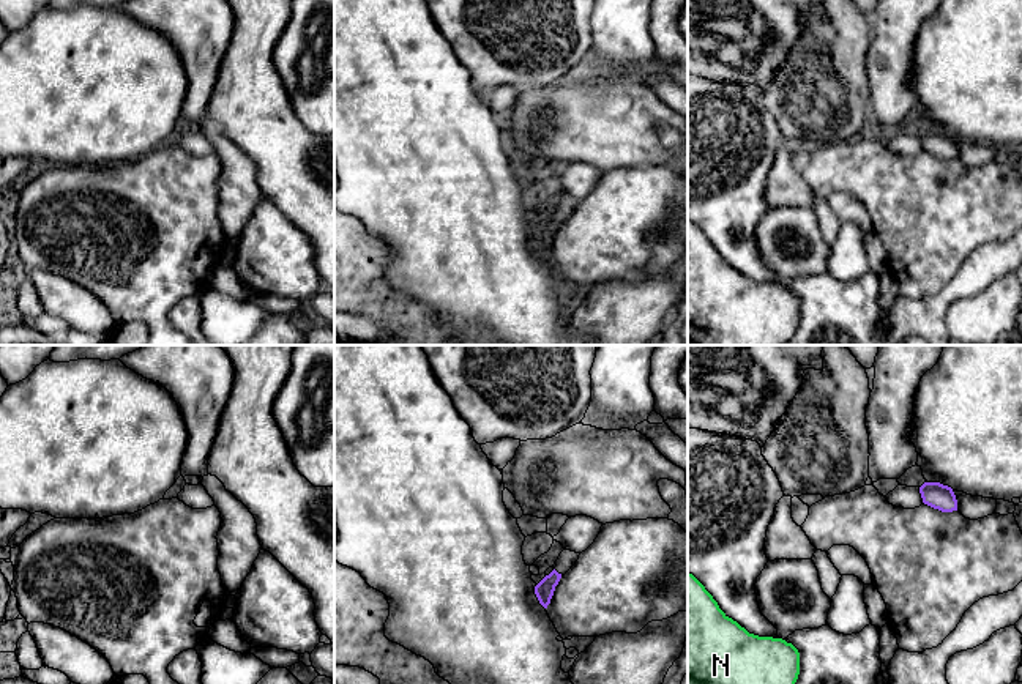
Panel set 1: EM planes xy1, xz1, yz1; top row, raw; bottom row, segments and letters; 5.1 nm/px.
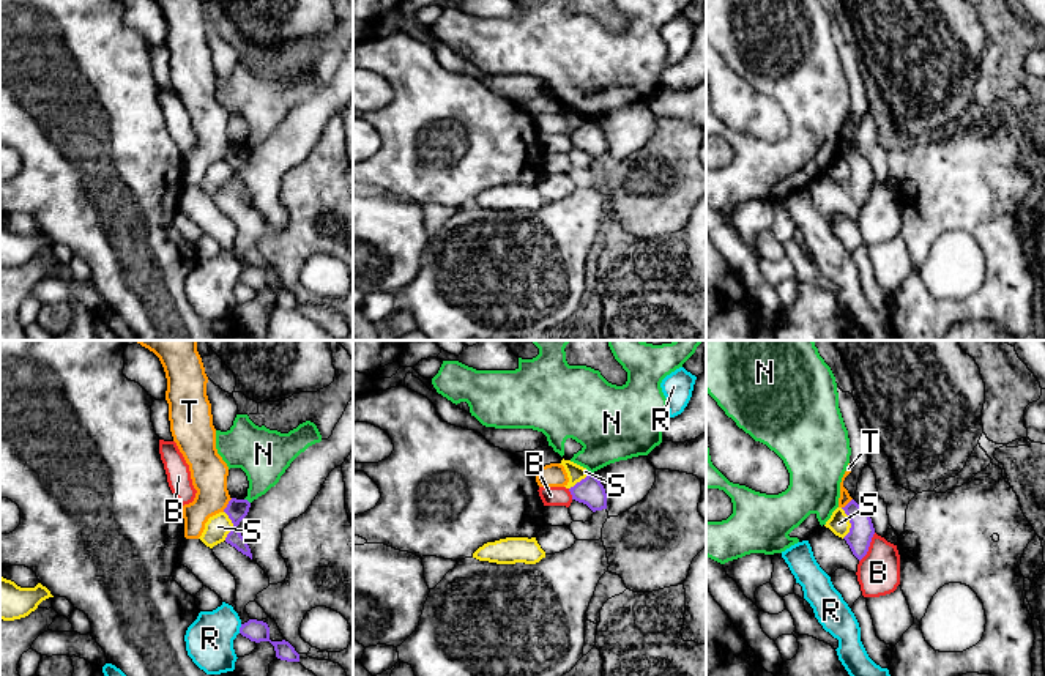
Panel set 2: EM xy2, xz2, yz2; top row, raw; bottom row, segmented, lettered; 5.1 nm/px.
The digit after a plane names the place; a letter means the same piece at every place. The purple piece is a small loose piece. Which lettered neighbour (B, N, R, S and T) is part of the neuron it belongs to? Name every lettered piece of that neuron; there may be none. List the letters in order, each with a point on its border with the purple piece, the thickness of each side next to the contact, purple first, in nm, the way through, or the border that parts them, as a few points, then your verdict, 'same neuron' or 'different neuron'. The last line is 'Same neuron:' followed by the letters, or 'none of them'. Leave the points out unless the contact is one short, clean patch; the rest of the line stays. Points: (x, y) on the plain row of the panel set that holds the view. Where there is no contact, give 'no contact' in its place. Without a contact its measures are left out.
B: contact yz2 (869, 193); calibres 120 and 220 nm; different neuron
N: contact xy2 (248, 148); calibres 110 and 260 nm; border xy2 (245, 145), (249, 150); different neuron
R: contact xy2 (240, 276); calibres 110 and 240 nm; border xy2 (241, 271), (238, 279); different neuron
S: contact yz2 (850, 169); calibres 120 and 110 nm; border yz2 (840, 155), (850, 170), (850, 178), (844, 185); different neuron
T: contact xy2 (227, 152); calibres 110 and 190 nm; border xy2 (232, 145), (223, 158); different neuron
Same neuron: none of them

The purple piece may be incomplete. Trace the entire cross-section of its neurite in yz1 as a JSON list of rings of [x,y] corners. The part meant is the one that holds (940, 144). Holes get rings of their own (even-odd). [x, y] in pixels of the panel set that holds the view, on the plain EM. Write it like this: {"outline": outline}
{"outline": [[[924,129],[919,134],[923,150],[942,159],[957,158],[957,147],[951,134],[940,129]]]}

